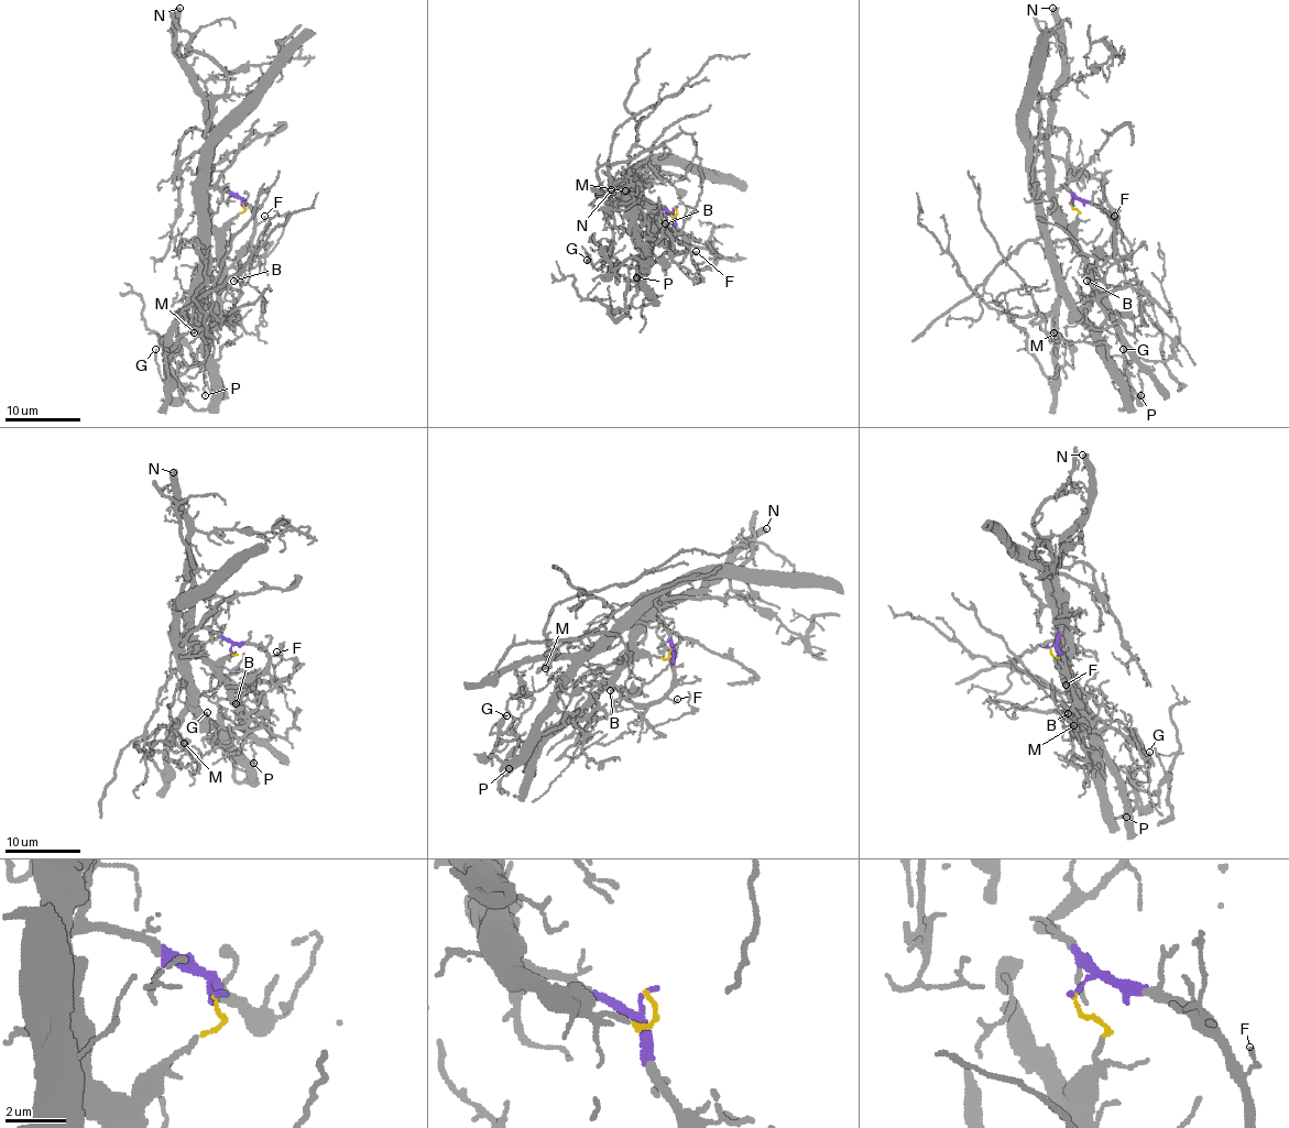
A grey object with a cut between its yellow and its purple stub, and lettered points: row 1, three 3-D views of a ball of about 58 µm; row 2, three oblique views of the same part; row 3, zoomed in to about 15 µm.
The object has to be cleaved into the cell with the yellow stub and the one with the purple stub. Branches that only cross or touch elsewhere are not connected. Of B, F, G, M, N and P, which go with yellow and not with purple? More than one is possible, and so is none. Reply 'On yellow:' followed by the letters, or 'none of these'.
On yellow: B, G, N, P

